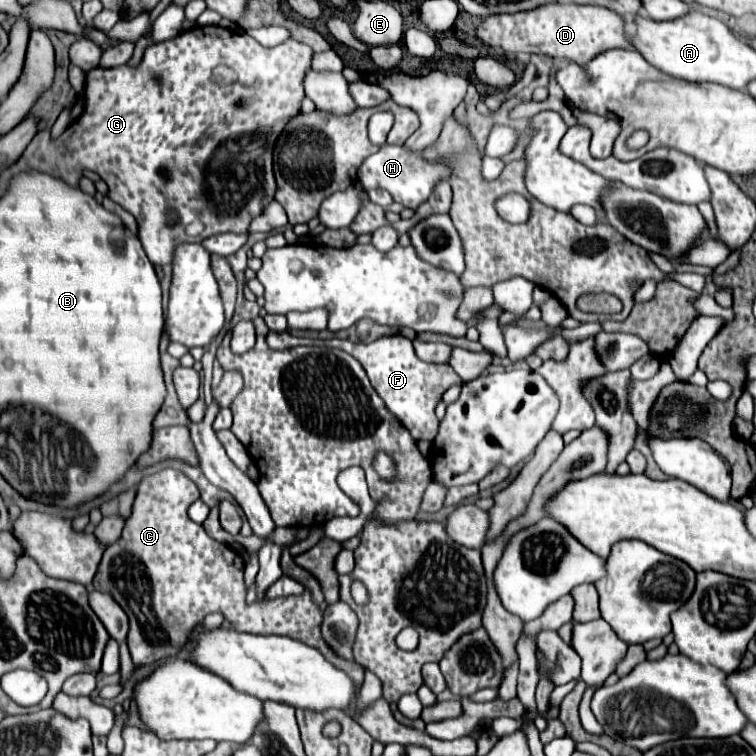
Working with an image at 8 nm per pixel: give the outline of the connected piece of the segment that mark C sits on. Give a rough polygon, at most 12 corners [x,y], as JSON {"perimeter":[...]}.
{"perimeter":[[177,470],[143,478],[95,590],[141,666],[221,612],[239,632],[329,652],[309,592],[245,602],[243,558],[187,516]]}

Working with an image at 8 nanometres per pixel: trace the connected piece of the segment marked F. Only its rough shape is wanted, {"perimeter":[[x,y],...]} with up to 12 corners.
{"perimeter":[[327,340],[365,368],[371,386],[415,440],[433,442],[435,408],[461,384],[413,342]]}

